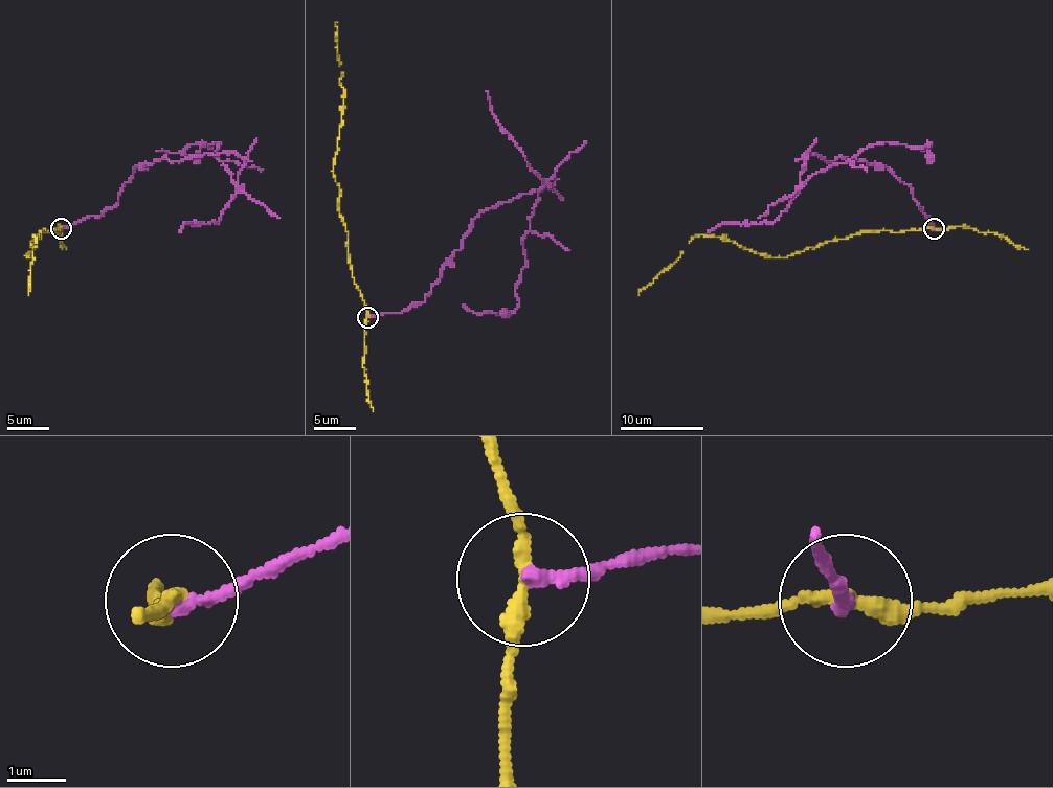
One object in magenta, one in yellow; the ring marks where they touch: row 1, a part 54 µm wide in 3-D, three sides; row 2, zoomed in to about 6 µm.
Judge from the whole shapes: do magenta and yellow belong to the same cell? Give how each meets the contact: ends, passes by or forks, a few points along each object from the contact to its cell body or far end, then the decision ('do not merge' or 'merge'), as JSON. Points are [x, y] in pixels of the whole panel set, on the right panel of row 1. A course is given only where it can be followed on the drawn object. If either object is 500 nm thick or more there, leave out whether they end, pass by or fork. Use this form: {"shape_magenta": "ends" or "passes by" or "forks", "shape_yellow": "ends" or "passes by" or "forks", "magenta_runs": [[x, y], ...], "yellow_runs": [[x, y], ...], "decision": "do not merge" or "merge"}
{"shape_magenta": "ends", "shape_yellow": "passes by", "magenta_runs": [[934, 228], [911, 188], [881, 165], [808, 153], [800, 180], [886, 142], [930, 144], [930, 153], [921, 151]], "yellow_runs": [[934, 228], [856, 232], [785, 257], [760, 255], [718, 237], [699, 234], [639, 295]], "decision": "do not merge"}

